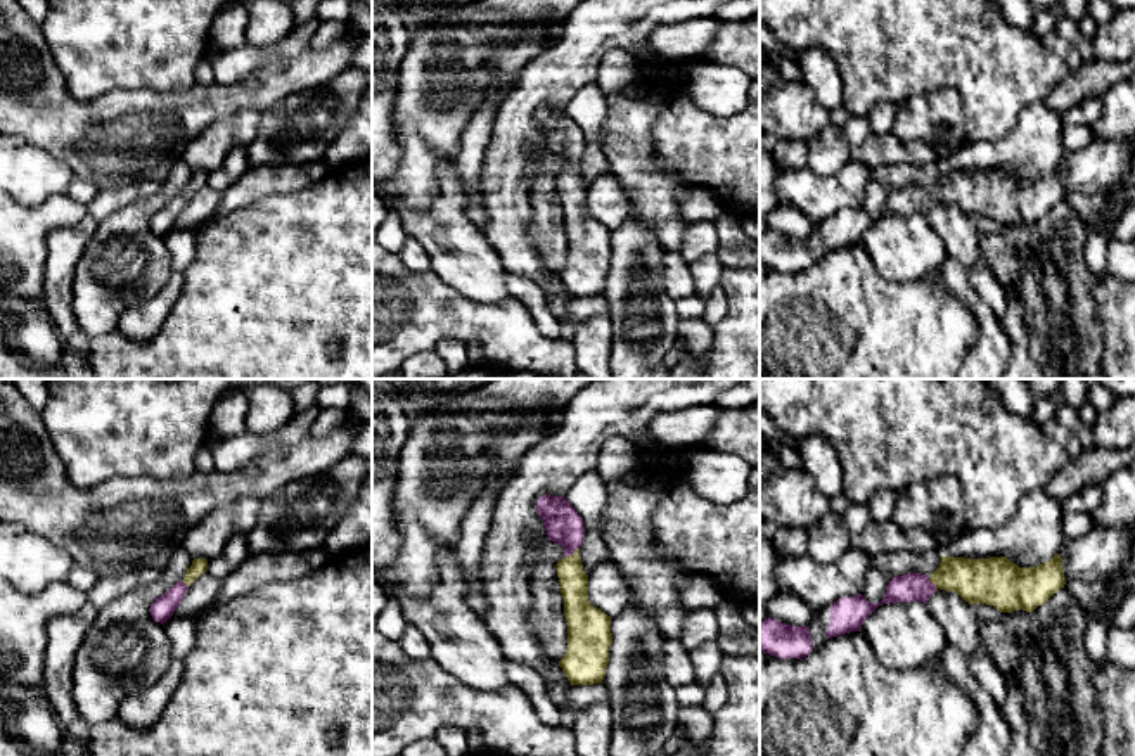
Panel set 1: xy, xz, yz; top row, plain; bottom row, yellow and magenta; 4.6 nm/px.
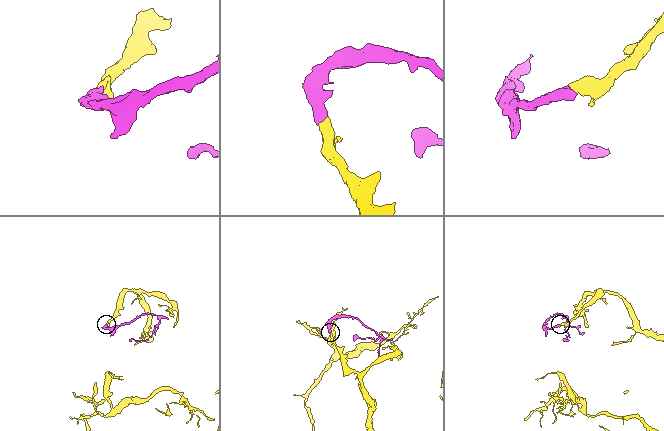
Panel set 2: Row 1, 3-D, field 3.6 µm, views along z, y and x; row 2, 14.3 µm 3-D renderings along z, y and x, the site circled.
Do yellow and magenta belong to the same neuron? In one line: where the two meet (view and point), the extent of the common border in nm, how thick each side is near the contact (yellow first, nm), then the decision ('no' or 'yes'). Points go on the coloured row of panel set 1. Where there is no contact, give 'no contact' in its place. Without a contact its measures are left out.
xz (573, 554) | 90 nm | 130/170 nm | yes

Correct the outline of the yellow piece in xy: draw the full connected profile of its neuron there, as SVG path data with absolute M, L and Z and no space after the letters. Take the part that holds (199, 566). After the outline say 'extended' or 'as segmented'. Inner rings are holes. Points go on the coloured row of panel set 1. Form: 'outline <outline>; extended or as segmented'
outline M194 559L192 566L187 569L185 578L164 592L156 602L151 605L151 616L154 621L164 625L173 612L178 609L183 600L189 586L208 571L206 559Z; extended

